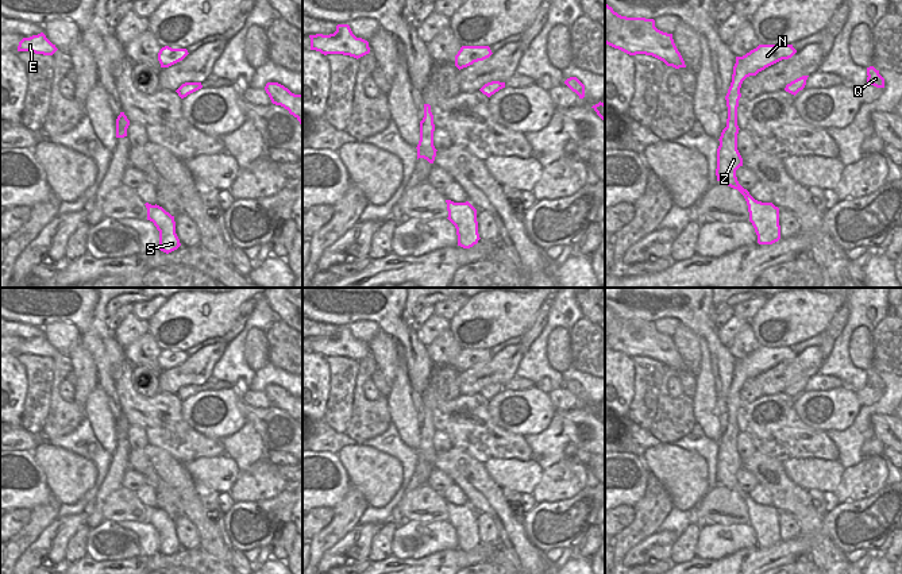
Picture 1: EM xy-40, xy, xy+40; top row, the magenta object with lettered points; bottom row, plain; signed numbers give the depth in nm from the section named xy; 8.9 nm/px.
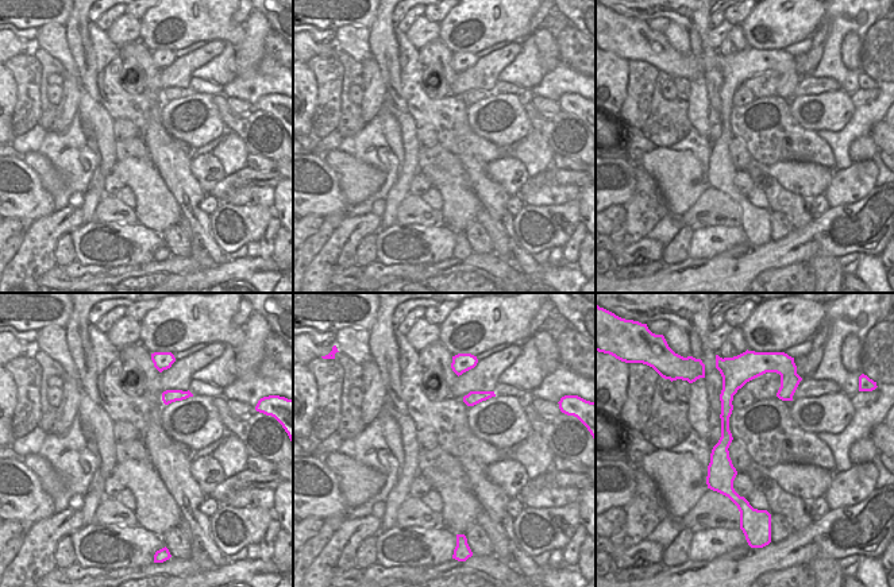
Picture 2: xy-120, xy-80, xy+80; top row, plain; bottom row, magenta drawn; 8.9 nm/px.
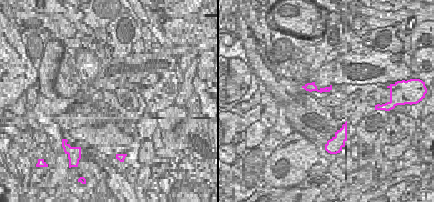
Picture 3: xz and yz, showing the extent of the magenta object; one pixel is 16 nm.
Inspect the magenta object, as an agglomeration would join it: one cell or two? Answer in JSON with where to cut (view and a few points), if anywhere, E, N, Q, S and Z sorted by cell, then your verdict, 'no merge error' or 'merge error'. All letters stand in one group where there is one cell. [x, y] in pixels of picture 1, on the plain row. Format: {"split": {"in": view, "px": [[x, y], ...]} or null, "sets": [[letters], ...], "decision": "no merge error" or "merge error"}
{"split": null, "sets": [["E", "N", "Q", "S", "Z"]], "decision": "no merge error"}

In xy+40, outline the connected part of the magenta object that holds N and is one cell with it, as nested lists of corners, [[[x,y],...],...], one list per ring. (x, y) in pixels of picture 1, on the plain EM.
[[[759,347],[743,359],[736,359],[732,385],[725,398],[728,409],[726,429],[720,439],[717,451],[717,484],[737,492],[745,501],[752,525],[758,538],[759,547],[772,547],[780,542],[779,511],[772,505],[755,502],[744,492],[736,479],[736,473],[743,469],[743,461],[737,452],[737,409],[741,400],[740,390],[749,378],[756,378],[766,370],[791,361],[797,353],[793,347]]]

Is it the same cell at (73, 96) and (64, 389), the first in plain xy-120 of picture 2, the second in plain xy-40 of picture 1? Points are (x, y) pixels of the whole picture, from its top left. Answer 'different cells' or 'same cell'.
different cells

